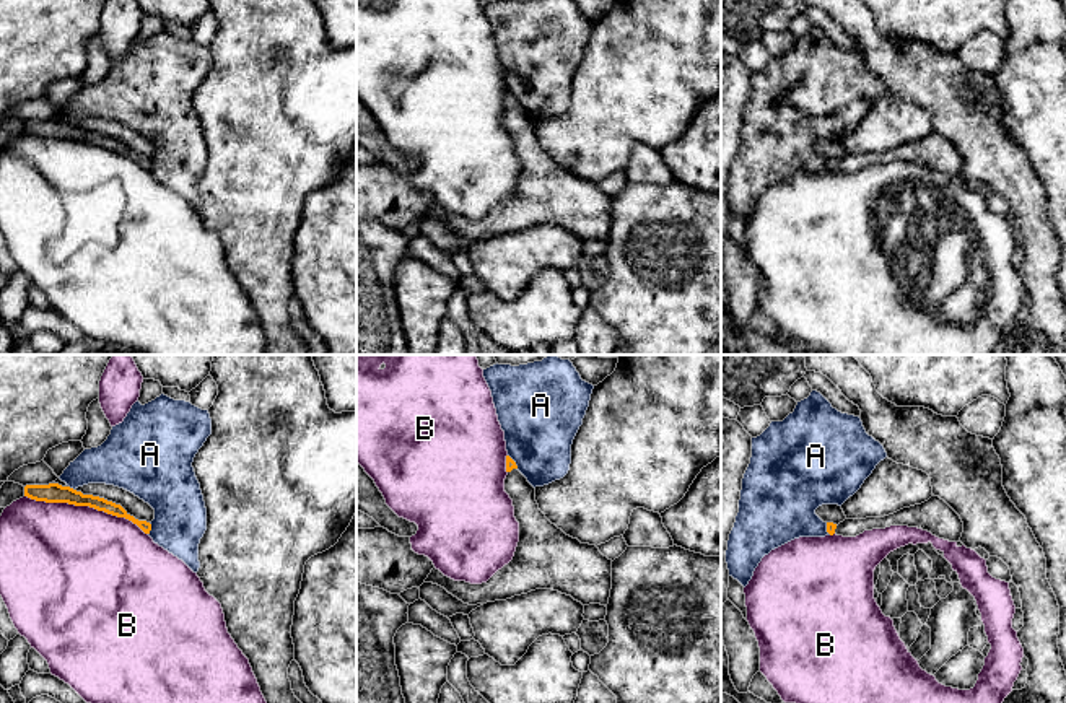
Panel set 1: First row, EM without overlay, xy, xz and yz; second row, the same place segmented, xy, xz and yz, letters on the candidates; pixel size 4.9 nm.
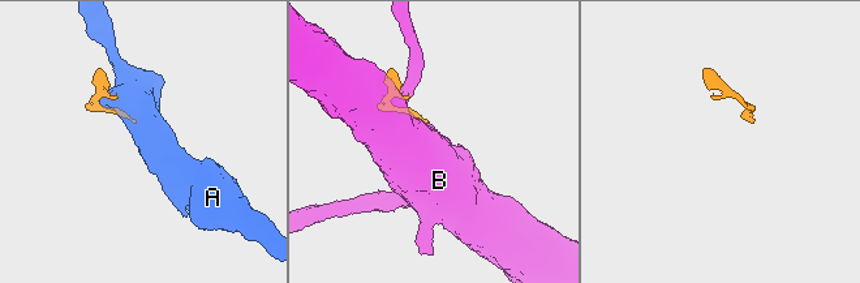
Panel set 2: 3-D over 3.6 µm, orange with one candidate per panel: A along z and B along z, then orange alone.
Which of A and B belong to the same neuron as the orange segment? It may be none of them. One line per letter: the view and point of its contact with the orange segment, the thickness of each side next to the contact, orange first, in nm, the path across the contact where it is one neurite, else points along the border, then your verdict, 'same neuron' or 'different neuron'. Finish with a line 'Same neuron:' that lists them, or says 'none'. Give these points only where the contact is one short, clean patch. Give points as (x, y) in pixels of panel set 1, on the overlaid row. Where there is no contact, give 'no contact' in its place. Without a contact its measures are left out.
A: meets orange in xy at (150, 529); 60 nm thick on the orange side, 280 nm on the other; different neuron
B: meets orange in xy at (87, 505); 100 nm thick on the orange side, 480 nm on the other; different neuron
Same neuron: none

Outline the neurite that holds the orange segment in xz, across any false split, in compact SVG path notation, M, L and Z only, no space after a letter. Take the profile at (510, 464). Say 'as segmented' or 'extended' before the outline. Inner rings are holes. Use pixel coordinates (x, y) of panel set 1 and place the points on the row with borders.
extended; M506 456L505 491L513 500L519 542L513 560L487 583L454 581L433 568L425 583L444 587L469 605L506 600L535 589L553 589L583 605L609 604L612 560L596 545L581 544L552 524L539 509L535 488Z

